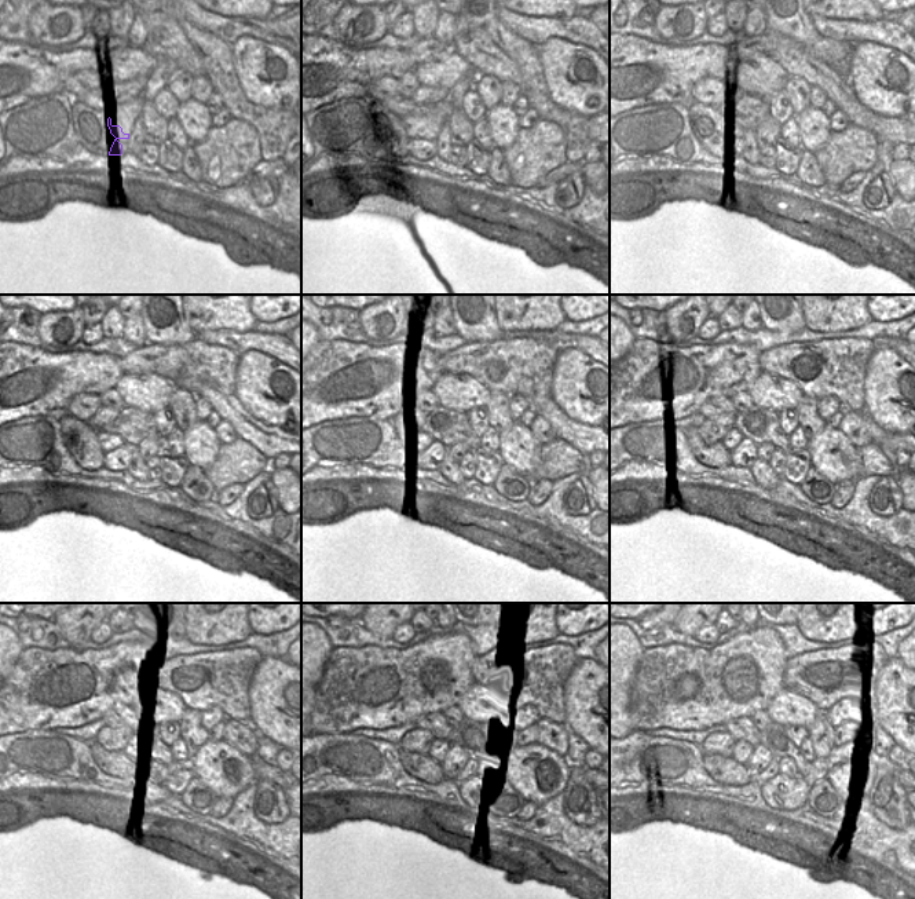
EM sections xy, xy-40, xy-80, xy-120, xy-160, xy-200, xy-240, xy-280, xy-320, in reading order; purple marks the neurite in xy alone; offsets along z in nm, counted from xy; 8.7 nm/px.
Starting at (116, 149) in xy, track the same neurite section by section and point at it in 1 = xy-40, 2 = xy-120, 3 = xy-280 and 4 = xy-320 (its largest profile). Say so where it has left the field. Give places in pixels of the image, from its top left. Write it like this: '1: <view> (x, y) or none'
1: xy-40 (423, 131)
2: xy-120 (119, 453)
3: xy-280 (439, 748)
4: xy-320 (742, 751)

